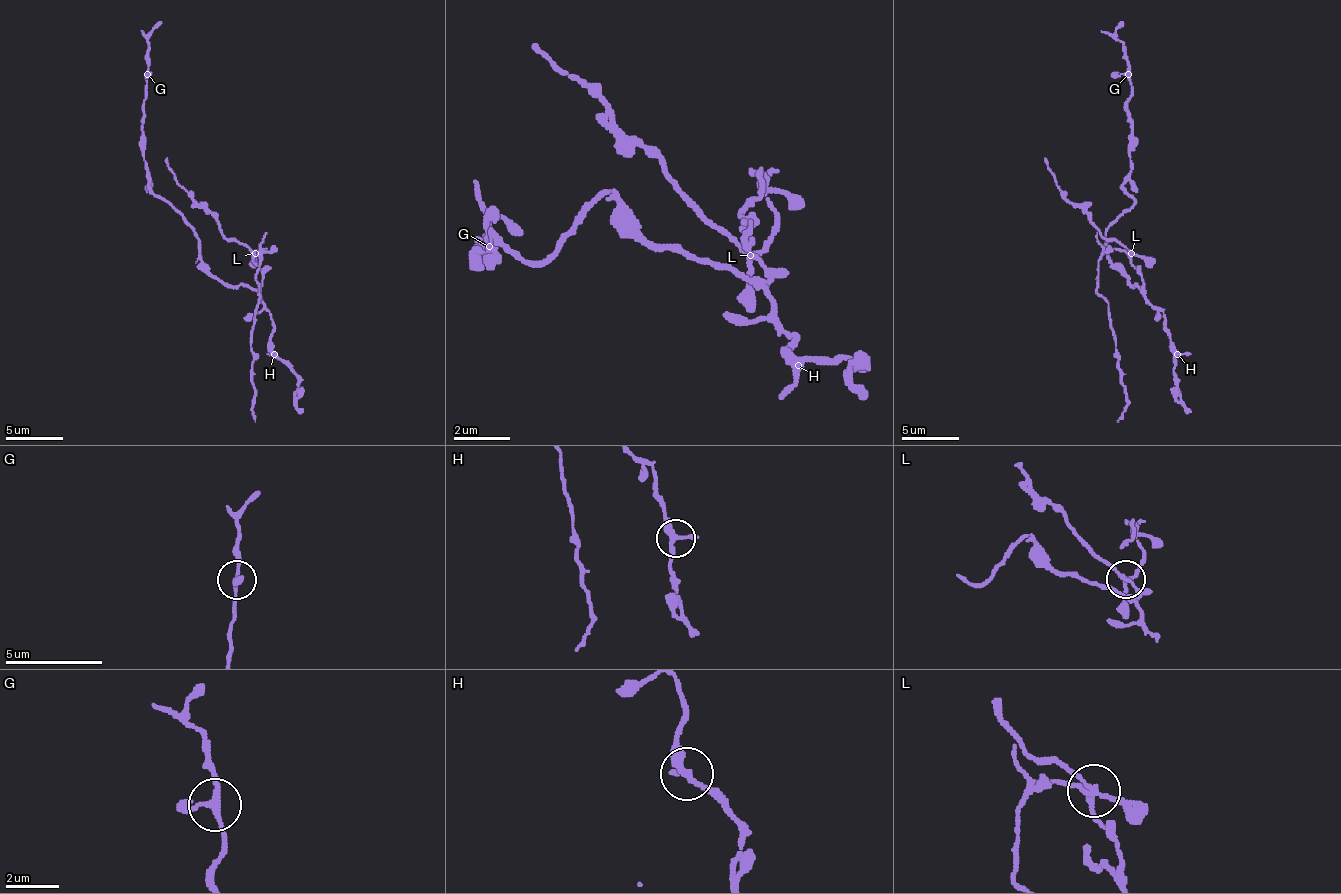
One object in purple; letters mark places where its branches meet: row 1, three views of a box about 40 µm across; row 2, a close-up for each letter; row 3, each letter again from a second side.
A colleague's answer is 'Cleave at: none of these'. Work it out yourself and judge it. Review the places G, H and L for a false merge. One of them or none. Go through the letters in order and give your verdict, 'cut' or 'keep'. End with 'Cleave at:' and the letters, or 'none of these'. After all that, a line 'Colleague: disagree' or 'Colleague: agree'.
G: keep
H: keep
L: cut
Cleave at: L
Colleague: disagree

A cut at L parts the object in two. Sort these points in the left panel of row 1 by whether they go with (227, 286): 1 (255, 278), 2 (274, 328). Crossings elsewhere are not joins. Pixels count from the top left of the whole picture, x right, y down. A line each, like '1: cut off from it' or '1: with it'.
1: cut off from it
2: with it

